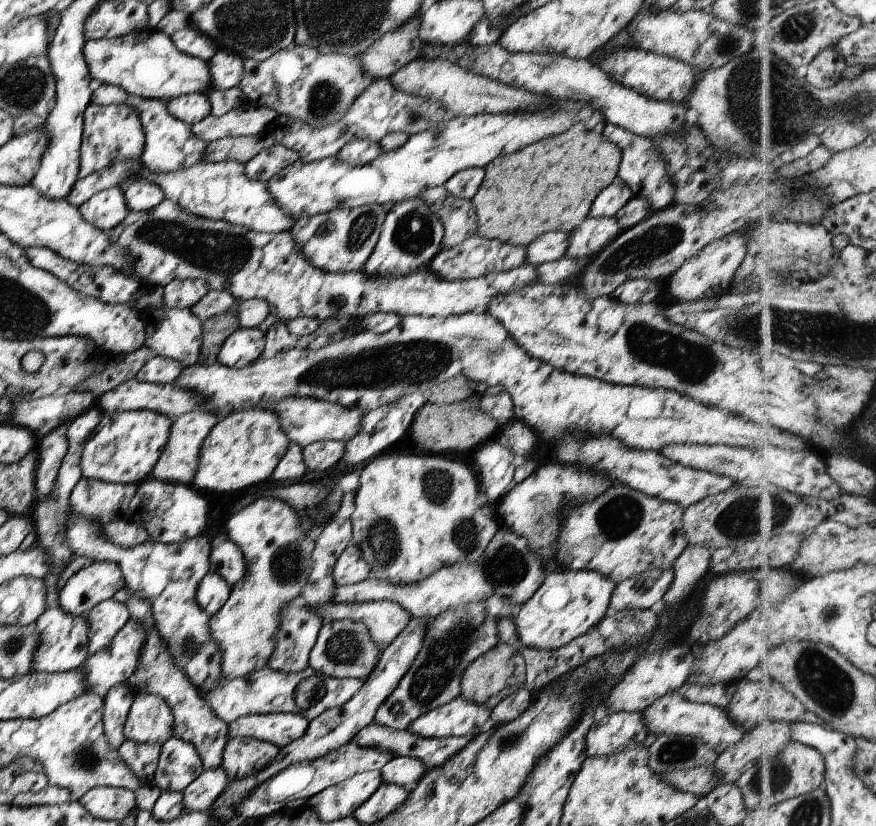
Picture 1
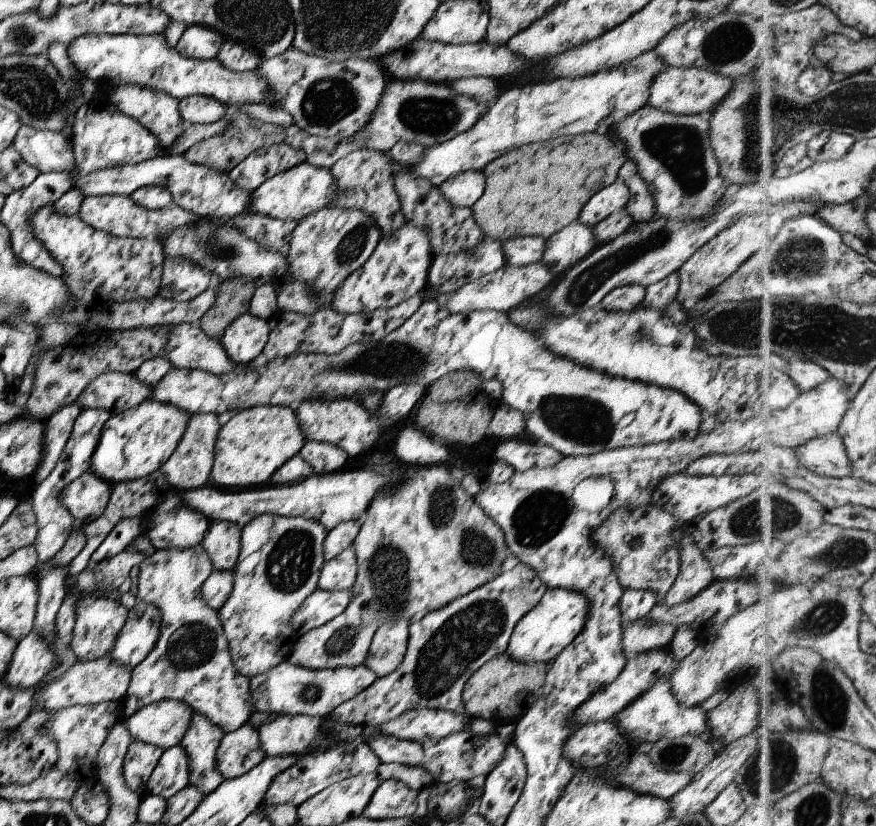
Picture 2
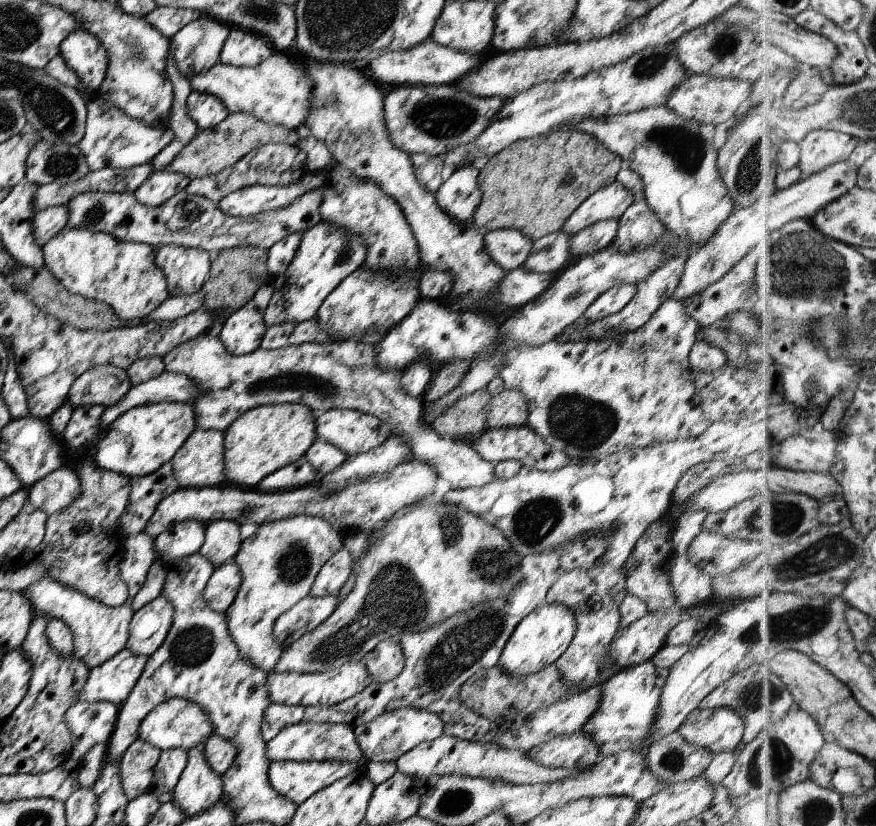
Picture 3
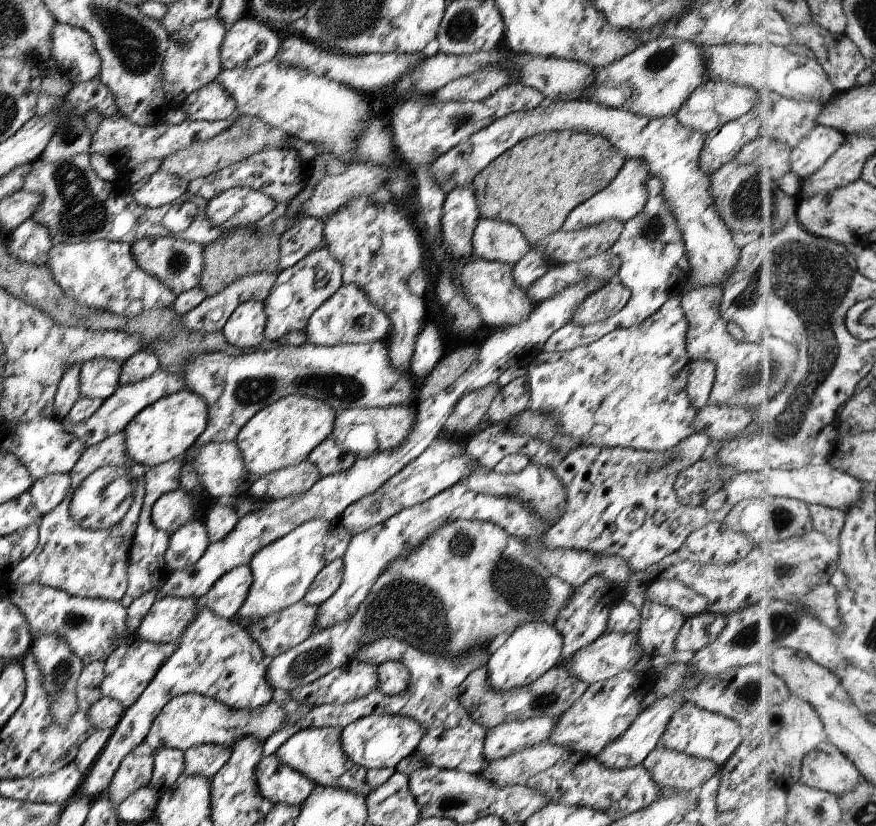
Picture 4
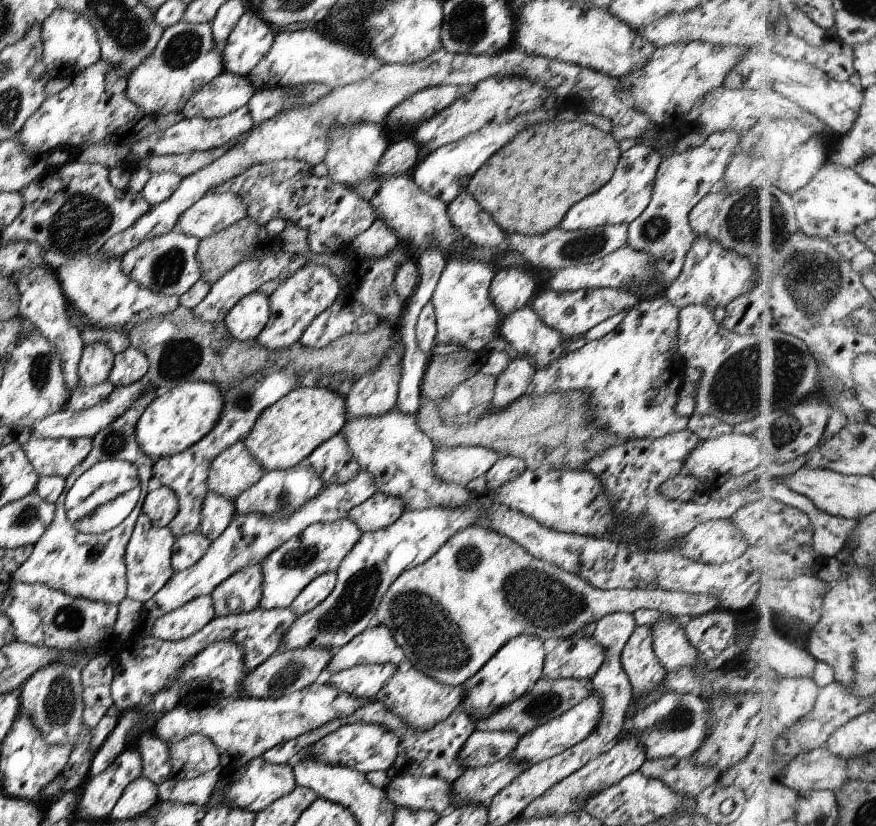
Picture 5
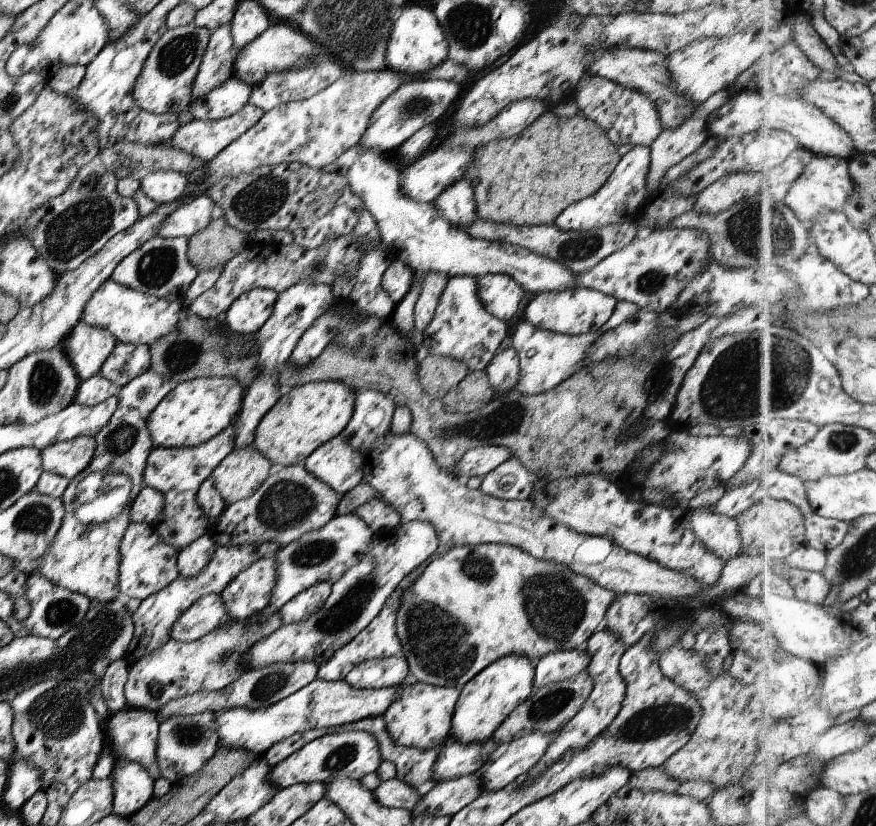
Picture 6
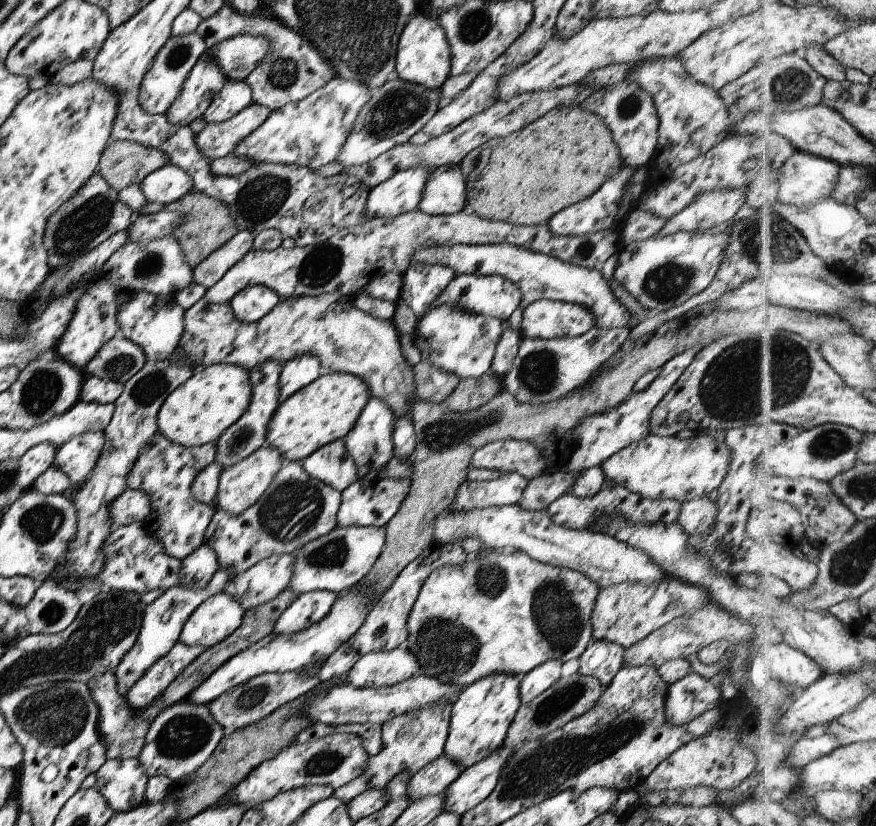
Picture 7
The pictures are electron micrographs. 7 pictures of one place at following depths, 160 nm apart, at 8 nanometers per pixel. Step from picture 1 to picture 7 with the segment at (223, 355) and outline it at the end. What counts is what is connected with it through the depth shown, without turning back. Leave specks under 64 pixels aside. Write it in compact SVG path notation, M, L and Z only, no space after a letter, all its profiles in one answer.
M251 285L234 294L228 305L238 321L252 323L267 314L279 299L277 293L265 285Z

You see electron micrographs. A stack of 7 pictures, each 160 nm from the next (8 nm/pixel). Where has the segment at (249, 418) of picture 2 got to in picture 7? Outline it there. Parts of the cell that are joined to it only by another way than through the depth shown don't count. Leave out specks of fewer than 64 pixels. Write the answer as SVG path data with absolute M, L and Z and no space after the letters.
M335 372L318 376L277 405L267 425L267 442L281 453L284 462L302 461L320 446L344 438L369 397L367 383L357 375Z

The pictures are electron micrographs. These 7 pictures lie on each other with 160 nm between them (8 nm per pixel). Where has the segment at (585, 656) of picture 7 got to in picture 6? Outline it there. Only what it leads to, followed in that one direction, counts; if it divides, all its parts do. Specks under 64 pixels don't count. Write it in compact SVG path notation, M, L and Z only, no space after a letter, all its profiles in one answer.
M599 627L586 640L585 652L589 655L589 662L585 670L593 681L591 692L587 695L586 701L574 714L573 718L566 722L558 731L552 743L548 744L543 756L523 776L517 777L518 783L528 781L552 762L555 762L567 749L581 748L591 739L594 739L615 718L621 701L623 700L625 683L618 671L618 662L626 646L621 639L618 639L612 632Z

